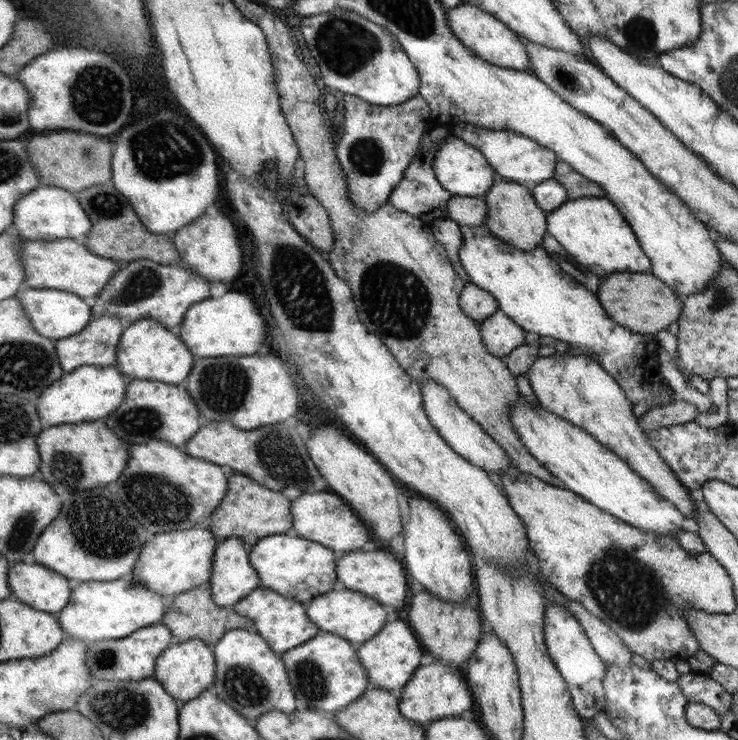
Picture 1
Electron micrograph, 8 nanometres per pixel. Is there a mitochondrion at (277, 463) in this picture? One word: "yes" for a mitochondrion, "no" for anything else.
yes

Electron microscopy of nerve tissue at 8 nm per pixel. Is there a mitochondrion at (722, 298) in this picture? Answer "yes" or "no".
yes

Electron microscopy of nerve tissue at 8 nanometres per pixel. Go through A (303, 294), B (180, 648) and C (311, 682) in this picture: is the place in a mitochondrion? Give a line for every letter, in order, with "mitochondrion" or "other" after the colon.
A: mitochondrion
B: other
C: mitochondrion

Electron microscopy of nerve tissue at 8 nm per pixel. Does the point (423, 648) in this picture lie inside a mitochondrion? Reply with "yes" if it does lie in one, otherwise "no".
no

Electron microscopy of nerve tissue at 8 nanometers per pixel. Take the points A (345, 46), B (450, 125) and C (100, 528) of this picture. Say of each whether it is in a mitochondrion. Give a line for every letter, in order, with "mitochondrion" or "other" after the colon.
A: mitochondrion
B: other
C: mitochondrion

